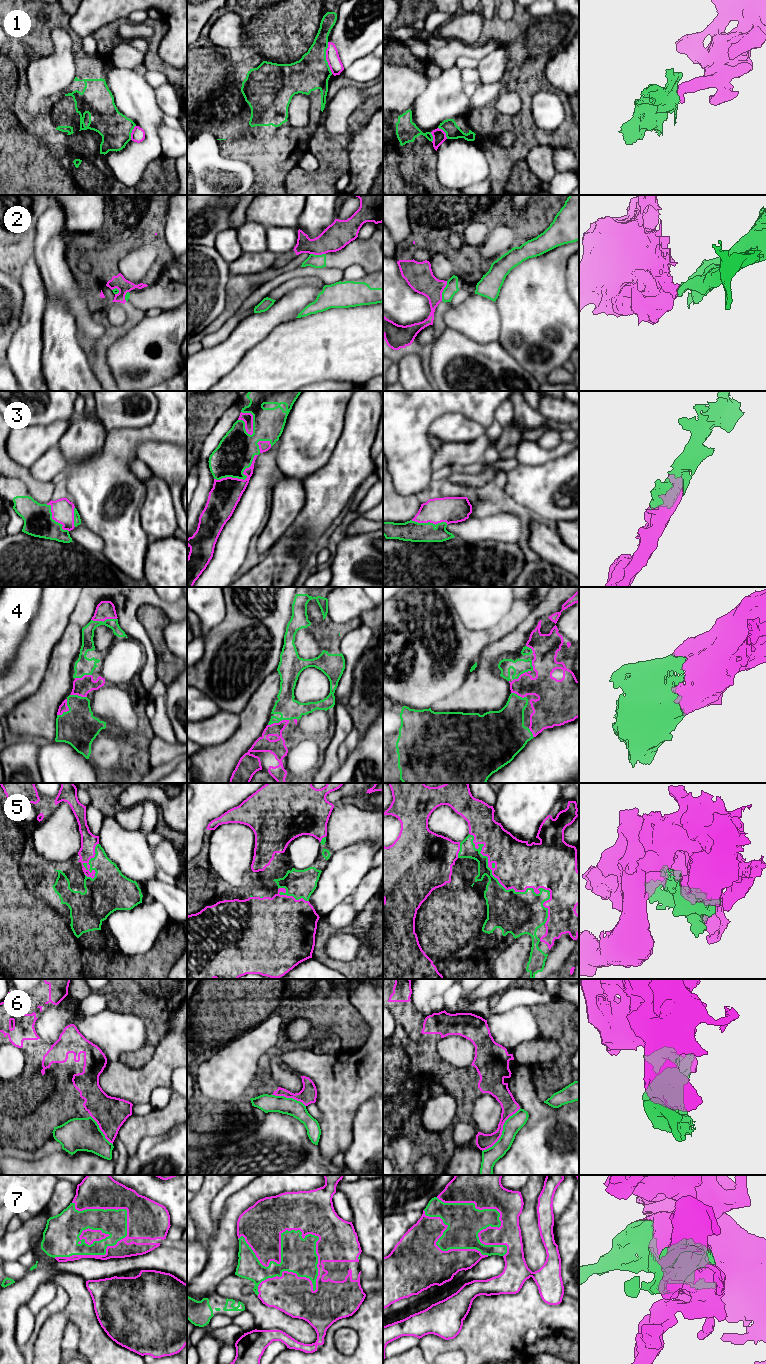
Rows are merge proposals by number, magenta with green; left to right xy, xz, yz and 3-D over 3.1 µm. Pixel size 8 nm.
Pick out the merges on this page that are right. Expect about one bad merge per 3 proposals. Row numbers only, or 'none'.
3, 4, 5, 7

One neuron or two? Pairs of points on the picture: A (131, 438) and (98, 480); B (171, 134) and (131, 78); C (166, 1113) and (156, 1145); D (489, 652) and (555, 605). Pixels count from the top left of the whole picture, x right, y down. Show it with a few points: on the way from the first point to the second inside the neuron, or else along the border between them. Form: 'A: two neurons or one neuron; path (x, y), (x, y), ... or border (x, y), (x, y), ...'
A: one neuron; path (121, 448), (108, 470)
B: two neurons; border (163, 123), (159, 129), (161, 147)
C: two neurons; border (176, 1125), (164, 1133), (145, 1136), (138, 1146)
D: one neuron; path (505, 646), (539, 614)

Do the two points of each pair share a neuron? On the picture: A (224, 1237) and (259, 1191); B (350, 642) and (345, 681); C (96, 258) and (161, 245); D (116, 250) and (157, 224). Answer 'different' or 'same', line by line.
A: same
B: same
C: same
D: same

